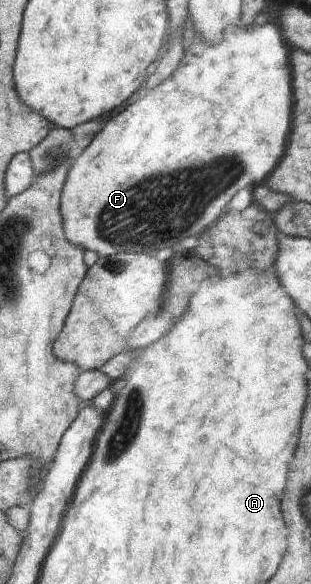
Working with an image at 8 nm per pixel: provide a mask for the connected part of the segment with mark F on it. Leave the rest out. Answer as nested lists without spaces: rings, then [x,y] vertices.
[[[266,23],[262,26],[251,26],[247,30],[245,26],[226,25],[226,30],[222,33],[222,41],[218,45],[206,43],[206,39],[195,33],[195,36],[184,51],[184,56],[180,59],[179,67],[166,81],[164,85],[160,83],[156,89],[150,89],[148,95],[144,95],[136,103],[128,105],[122,113],[112,117],[106,127],[102,129],[84,149],[73,163],[67,173],[61,197],[61,216],[63,230],[66,239],[74,245],[82,247],[85,251],[94,251],[96,255],[110,255],[118,252],[152,253],[164,247],[170,247],[174,243],[180,243],[182,239],[203,233],[224,213],[228,203],[238,191],[243,187],[265,183],[271,171],[278,165],[284,145],[286,145],[286,135],[288,135],[288,125],[290,125],[290,113],[292,113],[292,87],[290,87],[290,47],[283,38],[283,31],[280,25]]]

